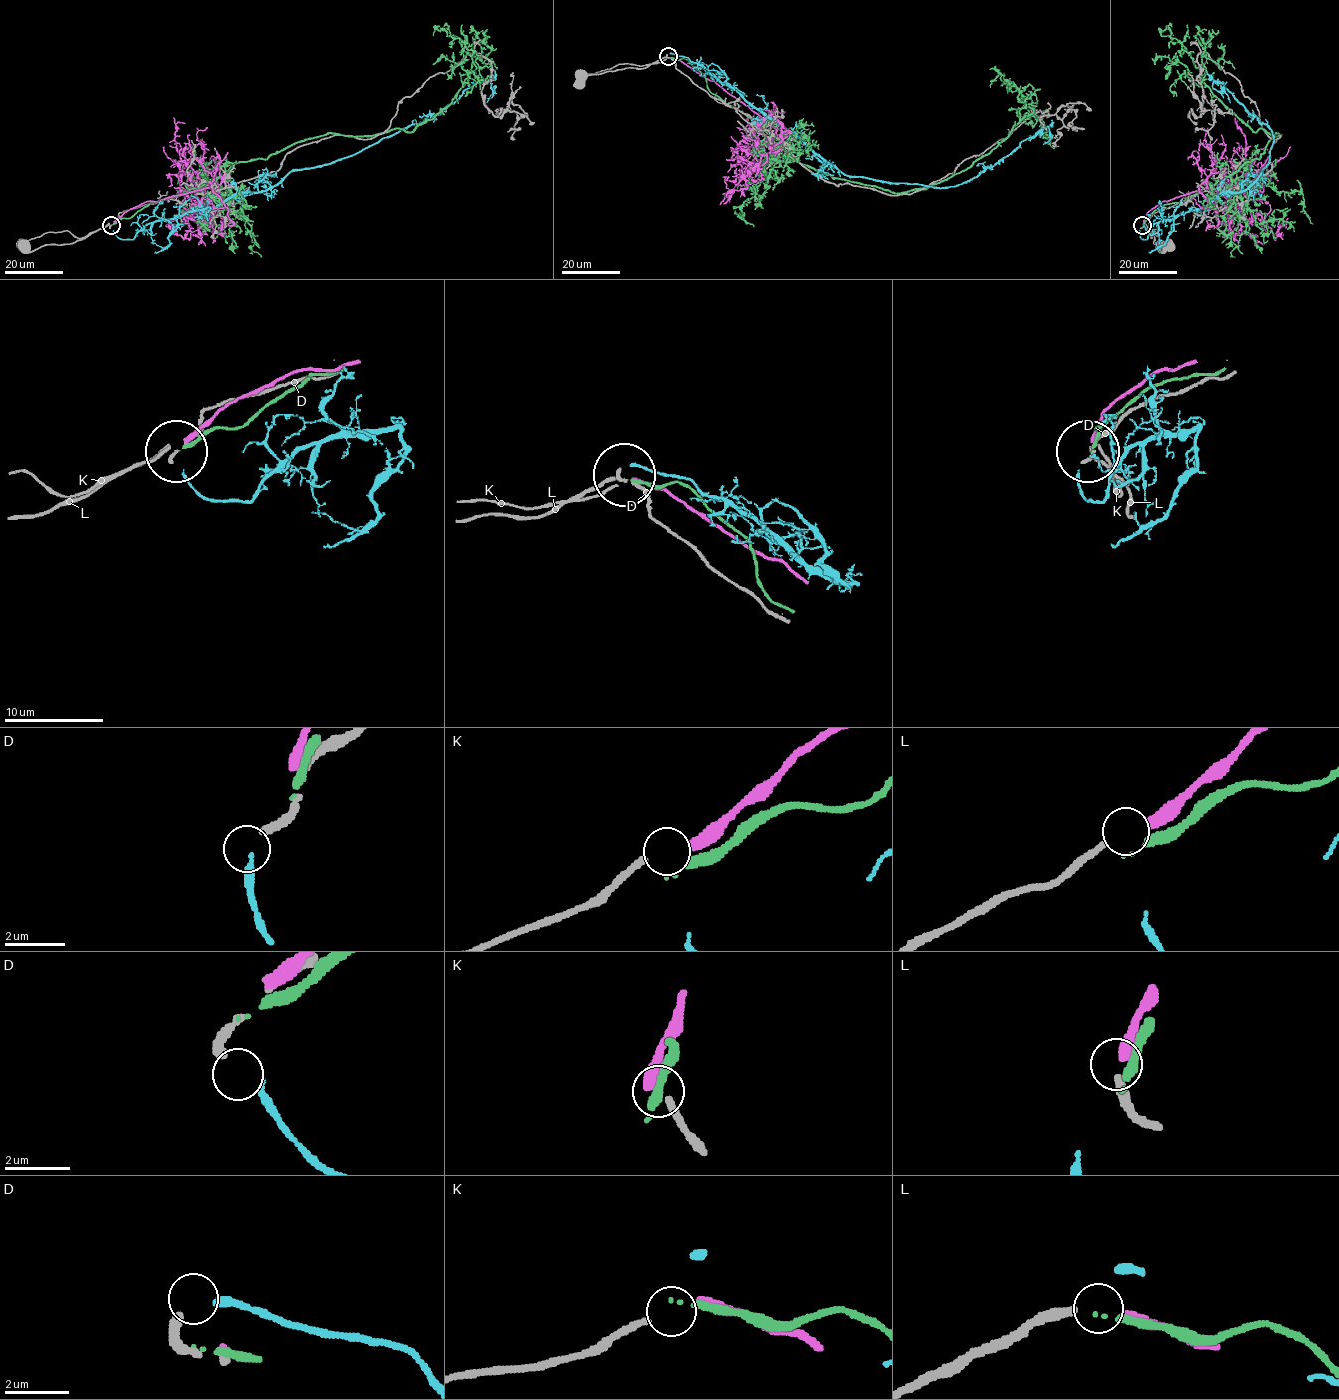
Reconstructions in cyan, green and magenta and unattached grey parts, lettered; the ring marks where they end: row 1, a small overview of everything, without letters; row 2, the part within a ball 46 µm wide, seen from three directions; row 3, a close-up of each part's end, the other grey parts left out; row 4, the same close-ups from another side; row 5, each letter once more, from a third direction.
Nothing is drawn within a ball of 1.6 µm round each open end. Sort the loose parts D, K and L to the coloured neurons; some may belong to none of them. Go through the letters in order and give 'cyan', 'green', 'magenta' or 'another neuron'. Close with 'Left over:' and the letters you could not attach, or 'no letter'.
D: another neuron
K: another neuron
L: magenta
Left over: D, K

